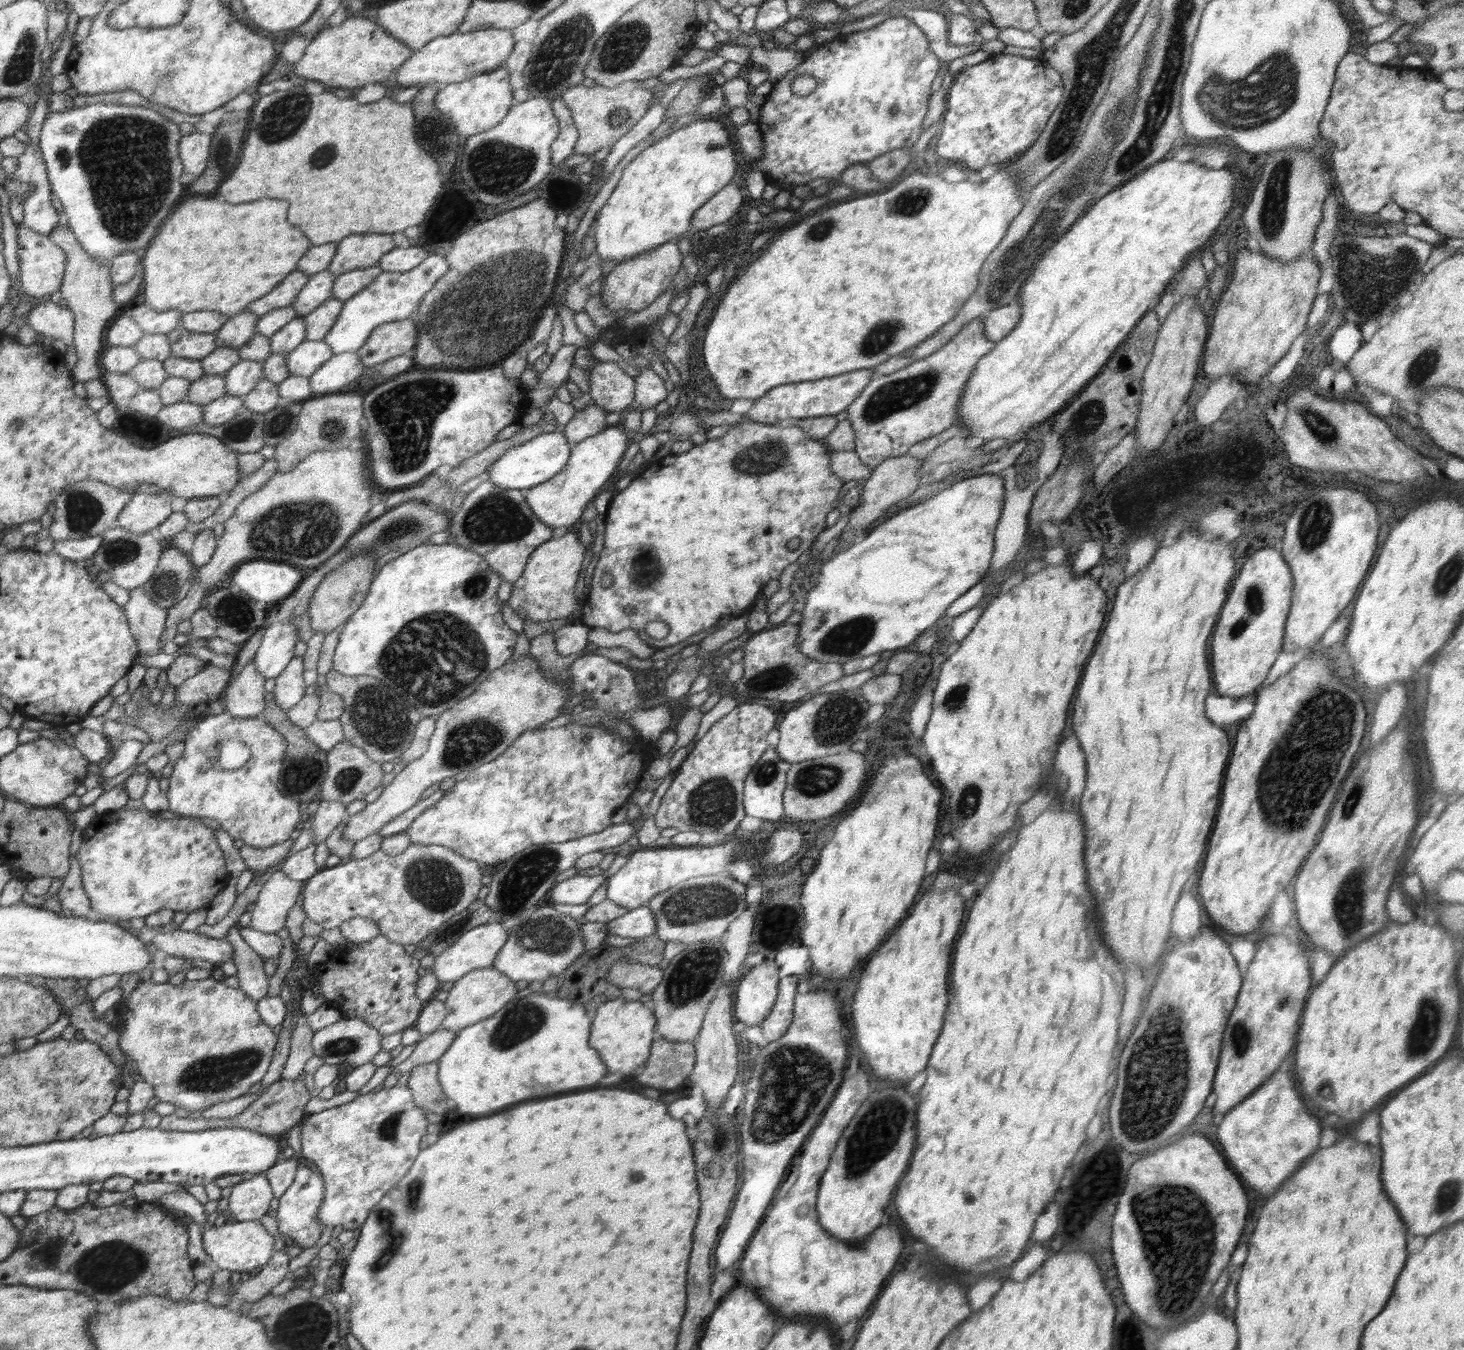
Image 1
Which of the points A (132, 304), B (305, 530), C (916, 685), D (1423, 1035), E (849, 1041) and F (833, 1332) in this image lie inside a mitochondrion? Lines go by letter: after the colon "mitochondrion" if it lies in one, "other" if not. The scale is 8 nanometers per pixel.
A: other
B: mitochondrion
C: other
D: mitochondrion
E: other
F: other

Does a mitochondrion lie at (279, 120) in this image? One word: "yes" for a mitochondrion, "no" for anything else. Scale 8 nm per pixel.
yes

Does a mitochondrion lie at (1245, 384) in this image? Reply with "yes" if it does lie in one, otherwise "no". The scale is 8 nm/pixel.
no

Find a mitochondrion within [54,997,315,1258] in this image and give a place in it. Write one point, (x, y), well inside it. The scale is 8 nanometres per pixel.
(213, 1074)

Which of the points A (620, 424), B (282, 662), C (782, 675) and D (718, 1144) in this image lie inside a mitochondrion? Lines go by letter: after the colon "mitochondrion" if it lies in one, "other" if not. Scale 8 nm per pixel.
A: other
B: other
C: mitochondrion
D: mitochondrion

